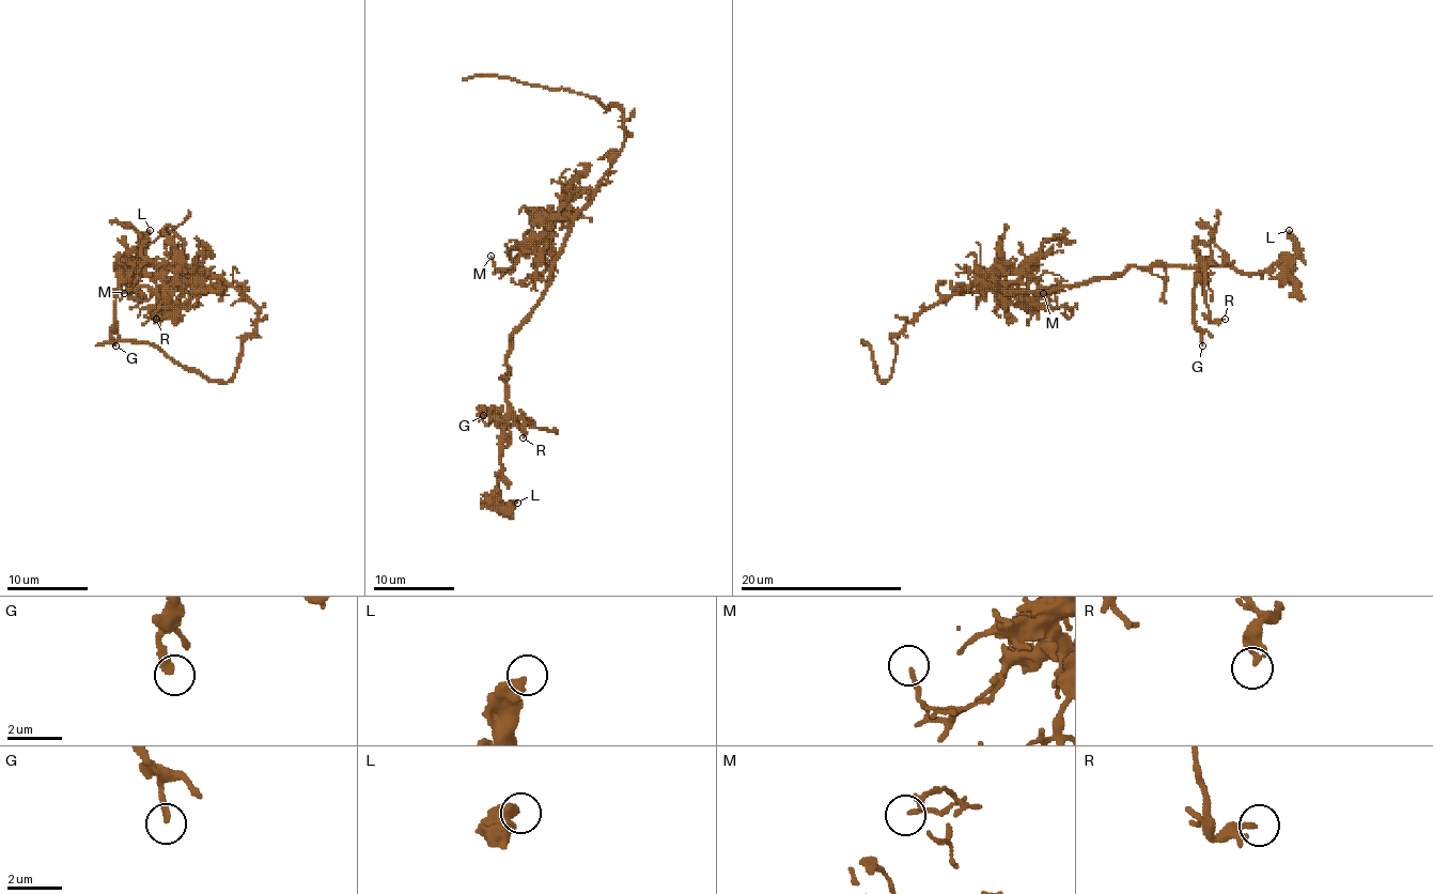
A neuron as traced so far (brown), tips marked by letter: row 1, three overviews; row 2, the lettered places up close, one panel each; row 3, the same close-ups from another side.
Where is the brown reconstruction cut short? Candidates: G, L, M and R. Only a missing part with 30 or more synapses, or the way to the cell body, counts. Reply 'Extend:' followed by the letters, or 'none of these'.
Extend: none of these

